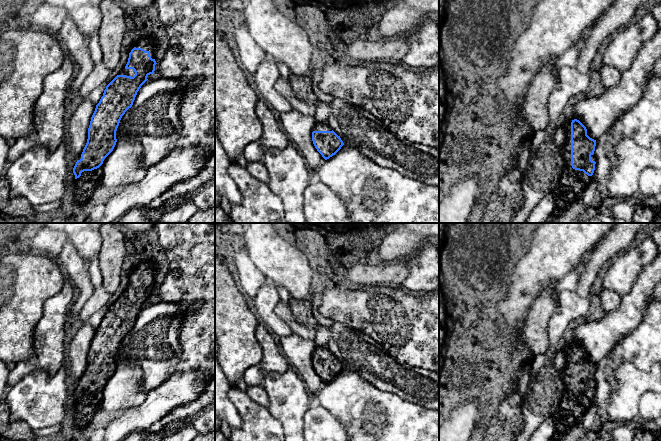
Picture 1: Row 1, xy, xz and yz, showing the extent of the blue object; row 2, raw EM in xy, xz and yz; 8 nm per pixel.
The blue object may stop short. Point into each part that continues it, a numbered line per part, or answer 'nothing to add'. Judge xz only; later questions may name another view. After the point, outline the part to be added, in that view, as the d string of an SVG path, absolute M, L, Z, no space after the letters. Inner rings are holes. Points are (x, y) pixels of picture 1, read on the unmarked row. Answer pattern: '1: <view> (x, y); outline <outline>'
1: xz (319, 350); outline M317 346L313 355L332 355L332 353L326 347Z

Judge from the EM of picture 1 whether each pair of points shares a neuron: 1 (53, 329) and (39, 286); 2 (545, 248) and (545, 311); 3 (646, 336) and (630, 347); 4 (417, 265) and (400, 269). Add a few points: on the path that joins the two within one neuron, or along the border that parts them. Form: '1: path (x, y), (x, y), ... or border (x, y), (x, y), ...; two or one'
1: border (62, 287), (45, 302), (42, 315), (36, 325); two
2: border (556, 280), (553, 280), (543, 290), (531, 308); two
3: path (642, 340), (634, 344); one
4: border (407, 259), (408, 275), (399, 286); two

